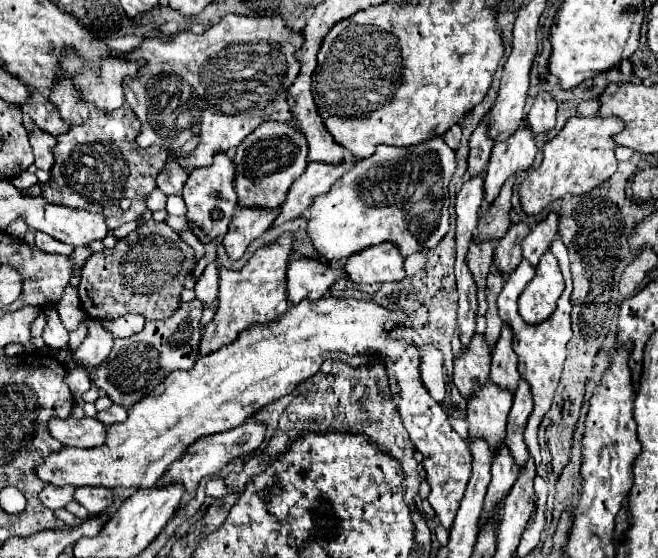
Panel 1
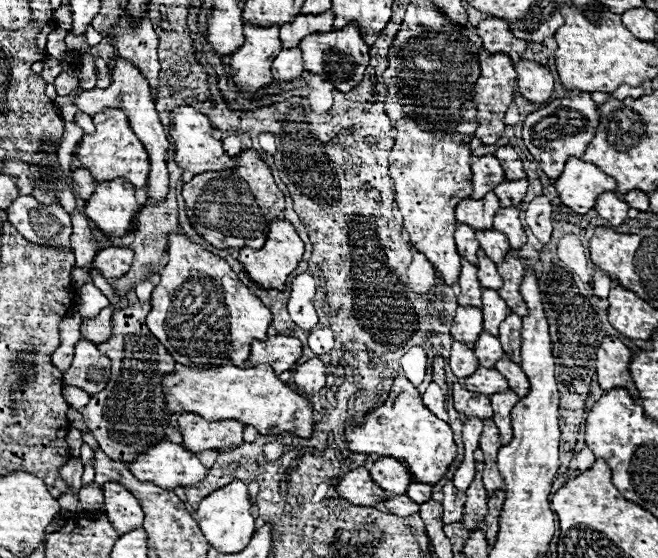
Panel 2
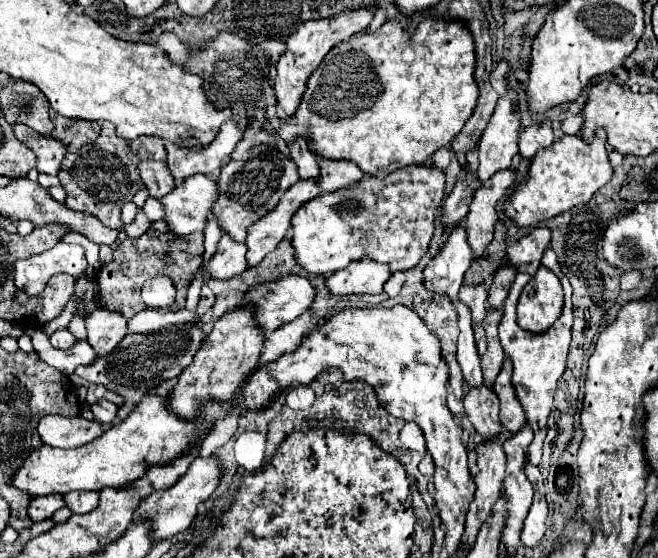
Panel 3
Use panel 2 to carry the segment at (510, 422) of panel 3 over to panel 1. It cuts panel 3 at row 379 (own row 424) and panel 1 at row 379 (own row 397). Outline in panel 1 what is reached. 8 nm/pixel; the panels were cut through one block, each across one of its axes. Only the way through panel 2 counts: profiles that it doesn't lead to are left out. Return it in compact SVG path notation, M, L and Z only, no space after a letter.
M508 324L502 328L502 334L500 334L496 346L492 348L490 380L510 392L516 390L518 380L520 380L518 368L516 368L516 354L512 350L512 330L508 328Z

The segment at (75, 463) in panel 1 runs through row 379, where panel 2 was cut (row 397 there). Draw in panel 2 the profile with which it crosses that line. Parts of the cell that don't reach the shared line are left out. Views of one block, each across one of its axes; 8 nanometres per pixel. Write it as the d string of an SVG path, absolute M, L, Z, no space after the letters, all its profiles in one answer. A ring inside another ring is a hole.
M258 364L254 368L216 366L210 370L178 370L164 380L164 398L168 400L168 412L172 414L196 412L206 420L232 418L246 426L254 426L260 434L290 432L300 438L310 438L314 428L312 400L284 384L270 364ZM398 376L394 380L388 400L382 406L370 410L364 418L364 424L354 424L350 420L346 422L344 440L350 452L396 458L414 474L416 480L424 484L436 484L456 458L456 444L450 426L436 418L422 404L420 392L406 376Z

